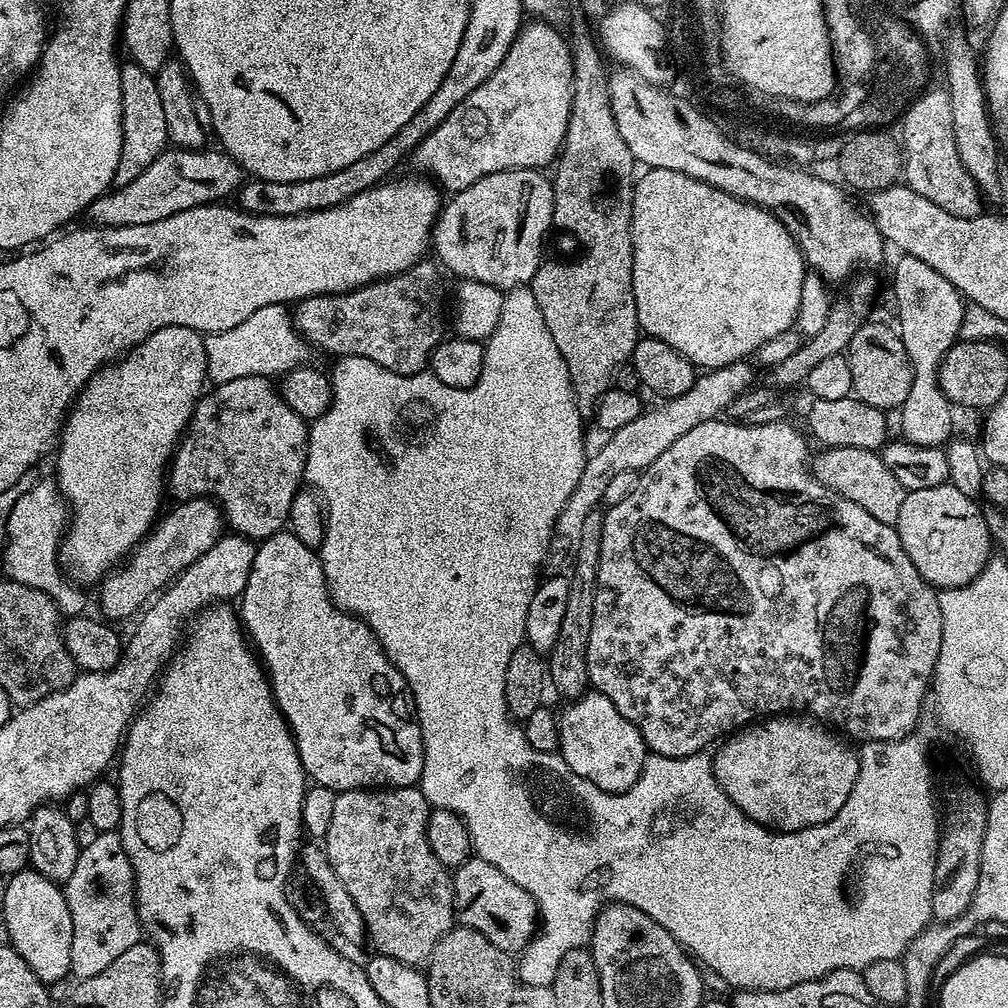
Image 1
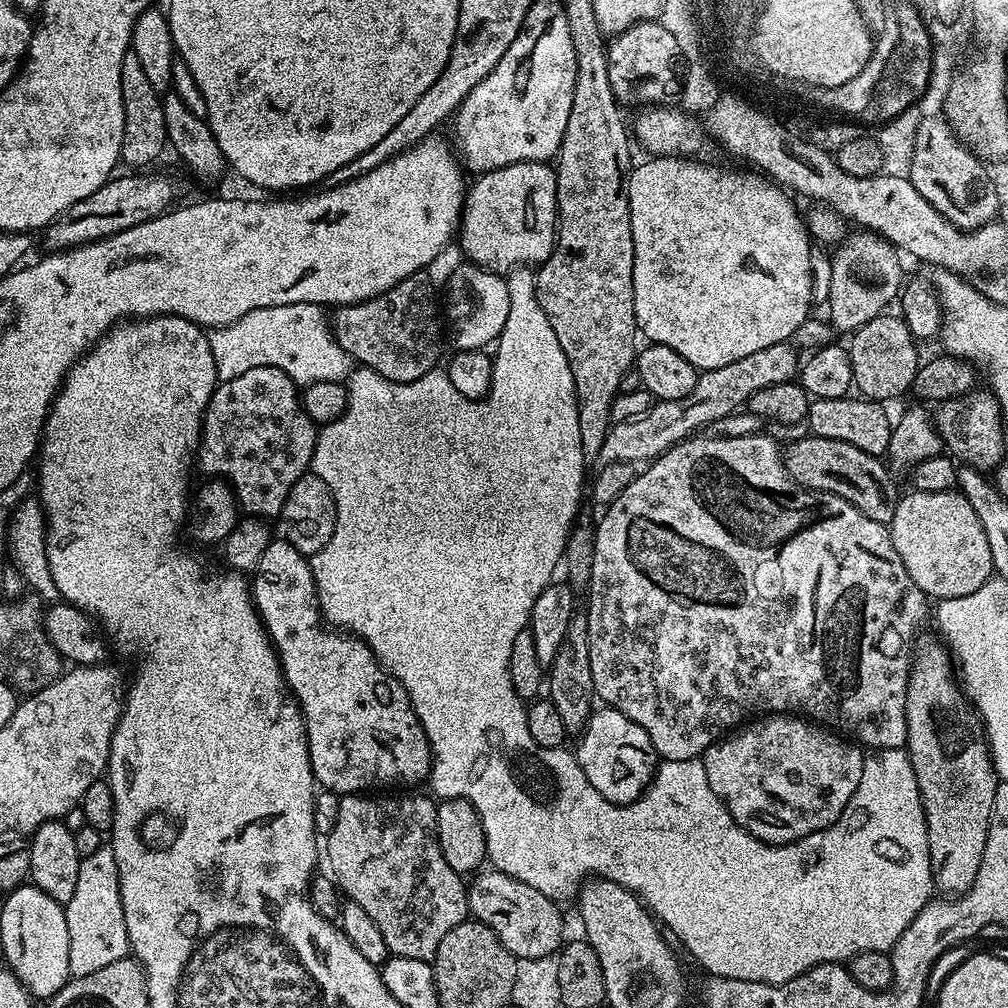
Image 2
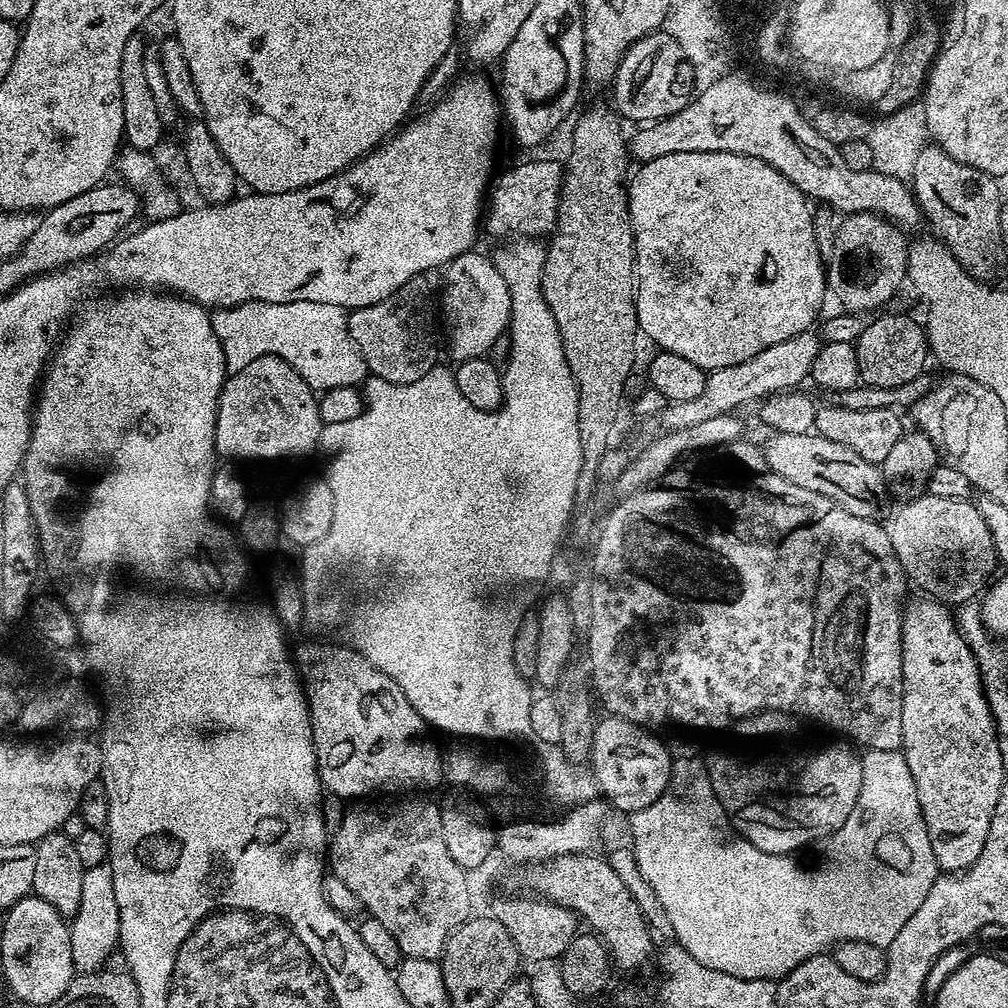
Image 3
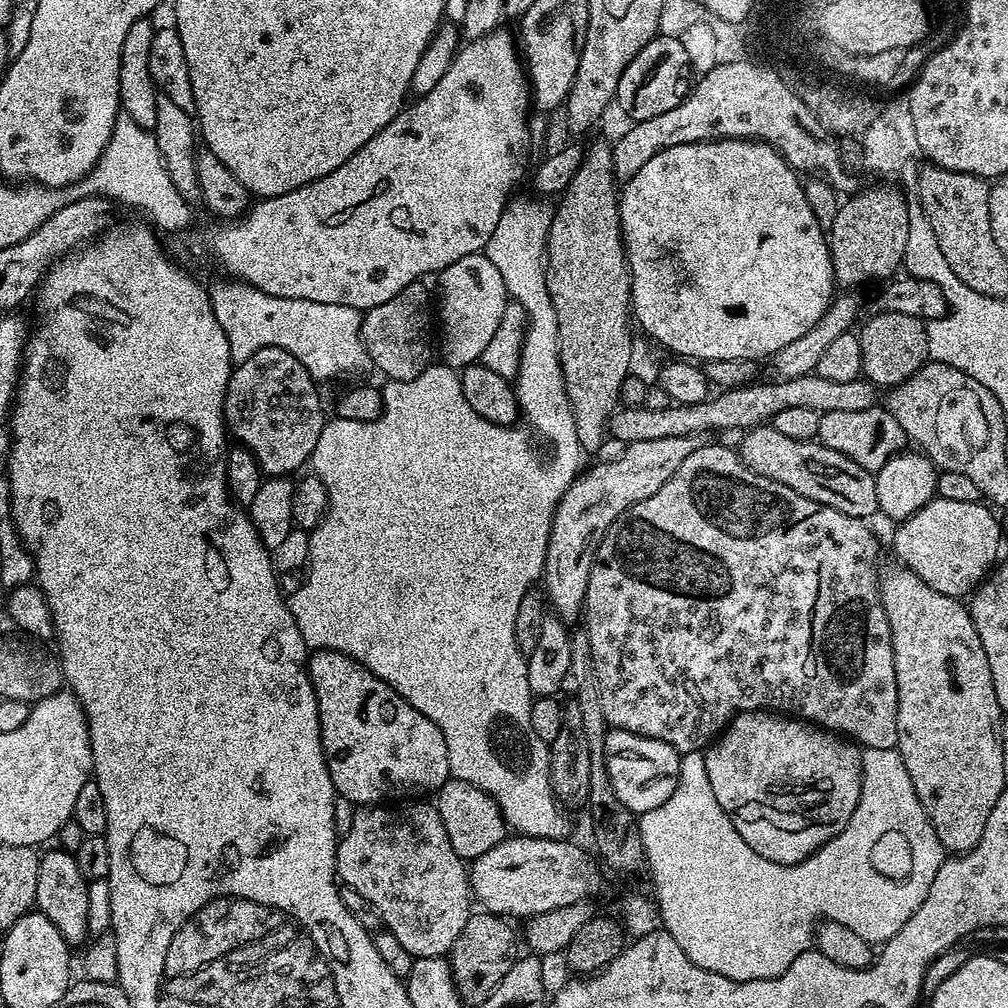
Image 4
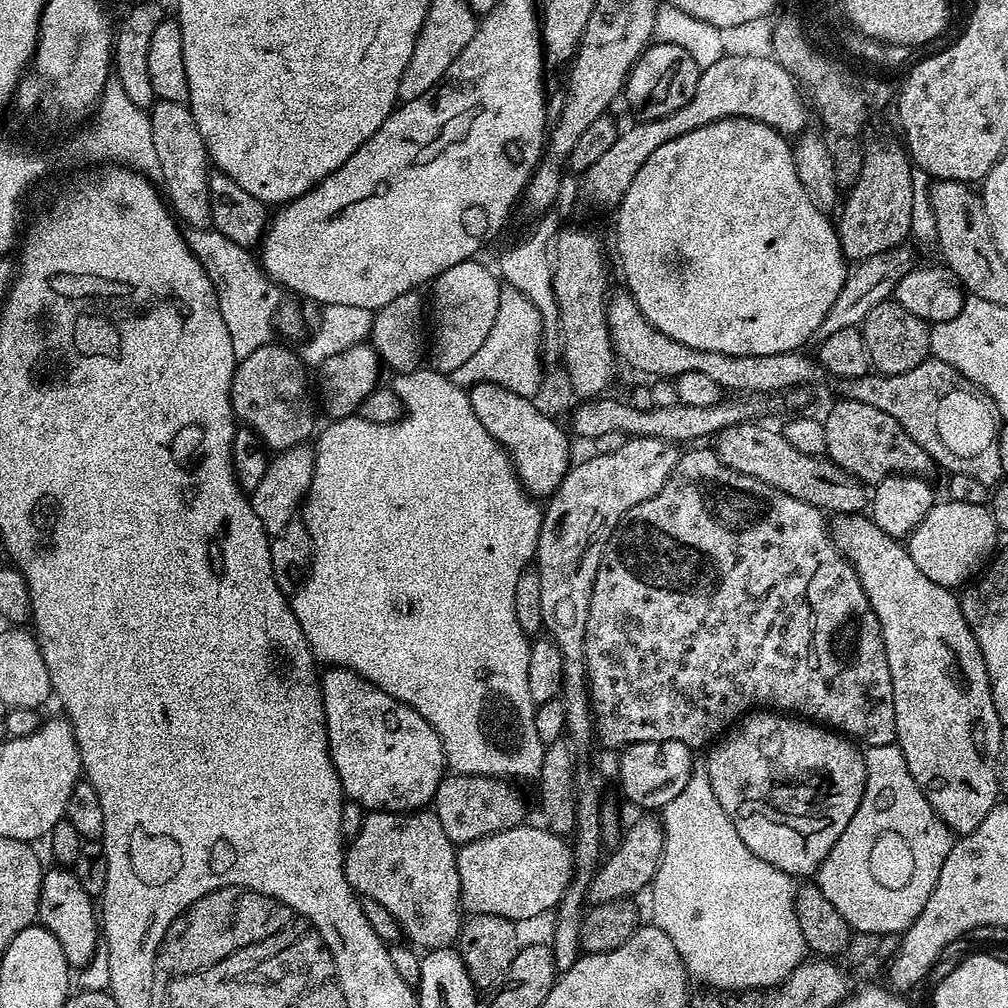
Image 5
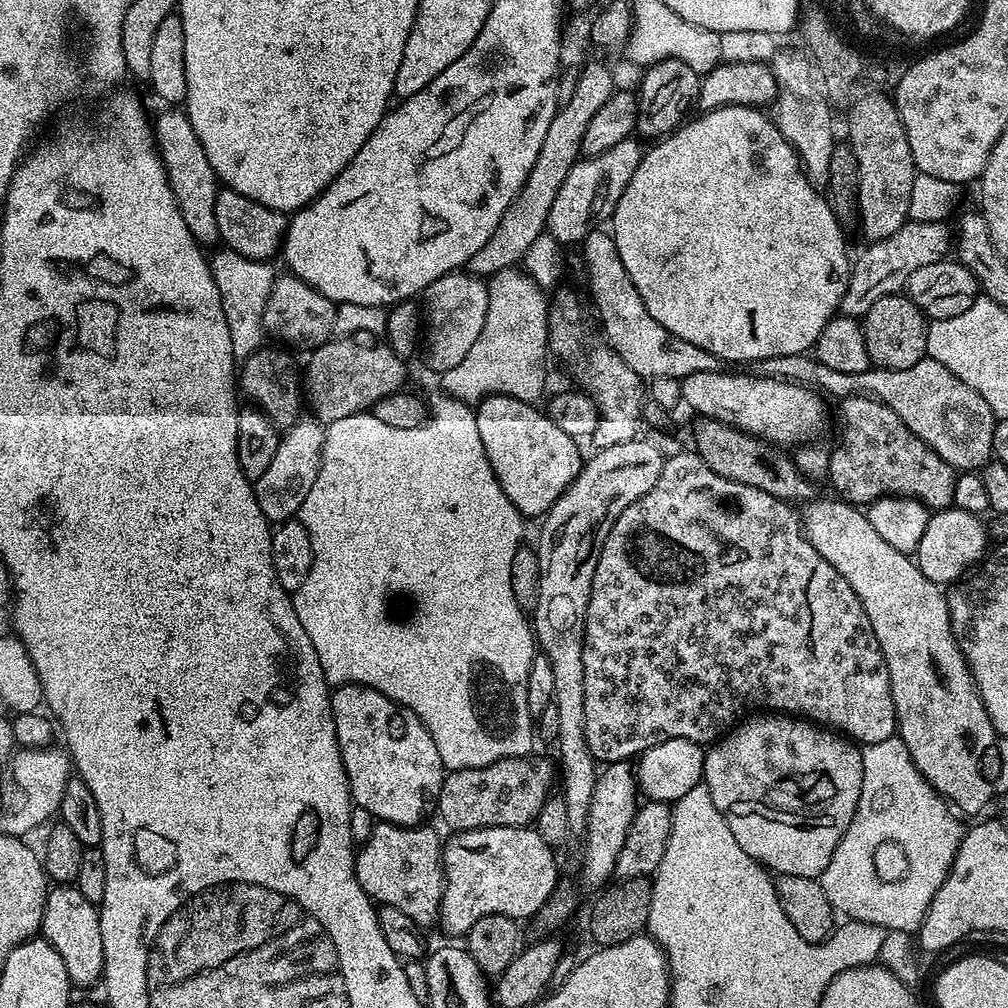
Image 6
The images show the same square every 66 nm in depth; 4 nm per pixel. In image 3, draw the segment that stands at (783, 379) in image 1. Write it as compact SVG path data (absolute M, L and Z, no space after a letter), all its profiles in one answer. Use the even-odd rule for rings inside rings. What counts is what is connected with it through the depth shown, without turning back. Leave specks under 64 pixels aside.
M872 212L847 213L839 221L832 256L826 262L825 283L843 311L877 311L903 286L907 279L909 245L905 236L903 229Z

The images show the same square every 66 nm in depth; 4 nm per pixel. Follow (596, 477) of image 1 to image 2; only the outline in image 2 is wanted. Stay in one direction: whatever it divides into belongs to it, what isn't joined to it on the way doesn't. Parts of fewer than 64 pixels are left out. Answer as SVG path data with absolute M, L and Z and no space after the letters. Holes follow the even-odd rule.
M785 342L766 346L766 350L758 350L758 354L738 358L738 362L730 362L730 366L718 366L709 372L701 371L697 375L694 390L690 390L686 398L656 400L652 409L642 418L613 424L602 442L599 463L630 463L636 466L640 464L639 460L655 460L667 448L673 448L701 430L711 429L712 424L720 418L726 418L727 415L743 409L750 394L758 394L758 390L766 390L766 386L789 383L798 372L796 355L797 349L791 343Z

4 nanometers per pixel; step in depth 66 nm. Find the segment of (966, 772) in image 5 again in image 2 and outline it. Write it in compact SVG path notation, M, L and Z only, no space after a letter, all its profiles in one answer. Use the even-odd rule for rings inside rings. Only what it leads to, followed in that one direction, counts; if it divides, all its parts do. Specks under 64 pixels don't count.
M943 643L922 644L915 653L908 679L906 751L914 766L914 778L918 778L918 790L924 803L934 888L945 897L955 898L970 890L970 886L974 886L974 878L978 878L978 866L982 866L982 854L986 850L986 838L994 810L998 777L996 767L992 765L992 754L981 721L962 695L962 688L954 671L953 657L946 651Z

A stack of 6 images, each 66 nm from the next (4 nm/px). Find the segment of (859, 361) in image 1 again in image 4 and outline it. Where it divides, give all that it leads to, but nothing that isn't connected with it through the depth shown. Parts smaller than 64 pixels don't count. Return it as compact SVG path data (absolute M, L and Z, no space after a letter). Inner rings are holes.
M881 310L877 316L868 316L865 321L864 329L858 332L863 379L877 386L895 386L913 376L929 359L928 329L919 316Z

